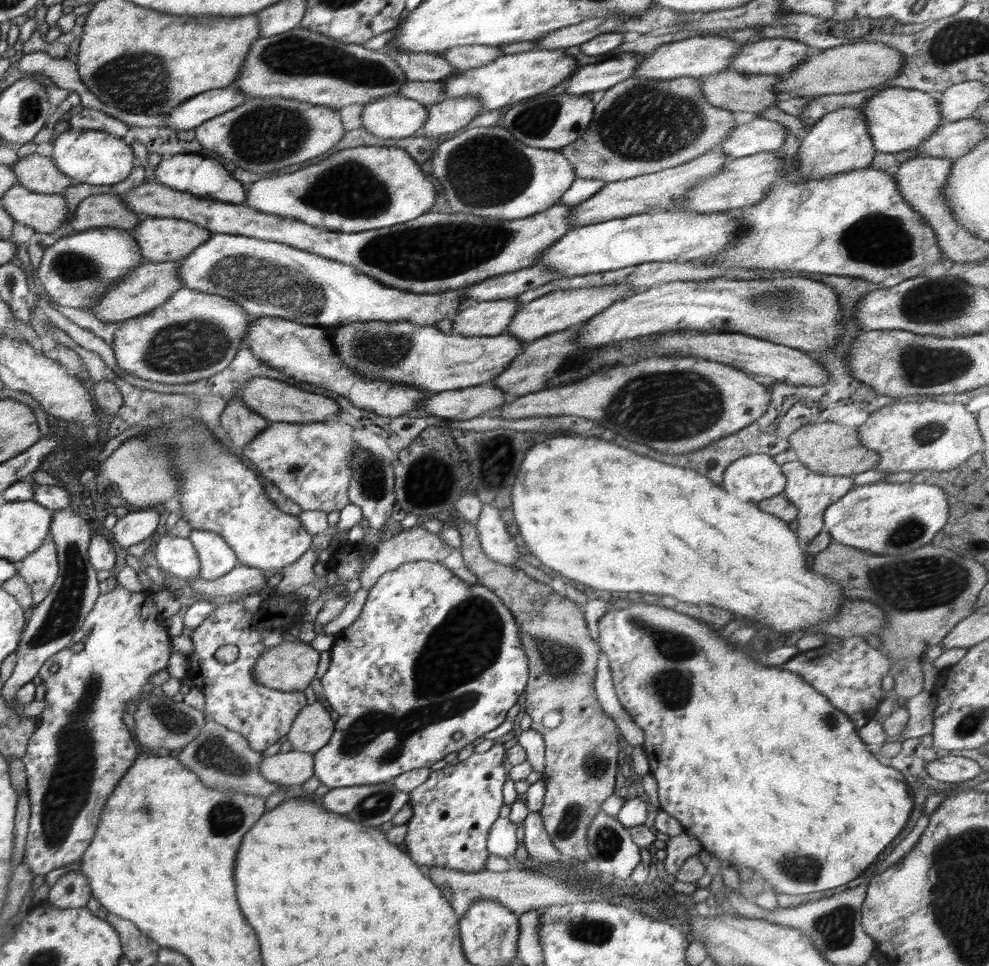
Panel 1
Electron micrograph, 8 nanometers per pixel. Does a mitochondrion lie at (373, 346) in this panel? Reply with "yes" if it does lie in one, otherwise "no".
yes

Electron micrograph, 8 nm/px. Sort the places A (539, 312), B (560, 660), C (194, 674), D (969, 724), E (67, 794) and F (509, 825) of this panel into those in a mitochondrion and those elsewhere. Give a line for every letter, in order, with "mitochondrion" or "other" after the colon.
A: other
B: mitochondrion
C: other
D: mitochondrion
E: mitochondrion
F: other

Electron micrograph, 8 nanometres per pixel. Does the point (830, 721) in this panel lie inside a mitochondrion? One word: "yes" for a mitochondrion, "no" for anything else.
yes

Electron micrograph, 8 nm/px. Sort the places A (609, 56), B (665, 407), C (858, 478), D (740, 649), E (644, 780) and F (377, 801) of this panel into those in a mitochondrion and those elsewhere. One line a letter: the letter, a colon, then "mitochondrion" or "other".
A: other
B: mitochondrion
C: other
D: other
E: other
F: mitochondrion

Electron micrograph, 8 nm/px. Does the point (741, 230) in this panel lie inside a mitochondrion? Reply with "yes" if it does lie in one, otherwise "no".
no

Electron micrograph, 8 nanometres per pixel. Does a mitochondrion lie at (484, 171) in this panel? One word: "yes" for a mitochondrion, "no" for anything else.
yes

